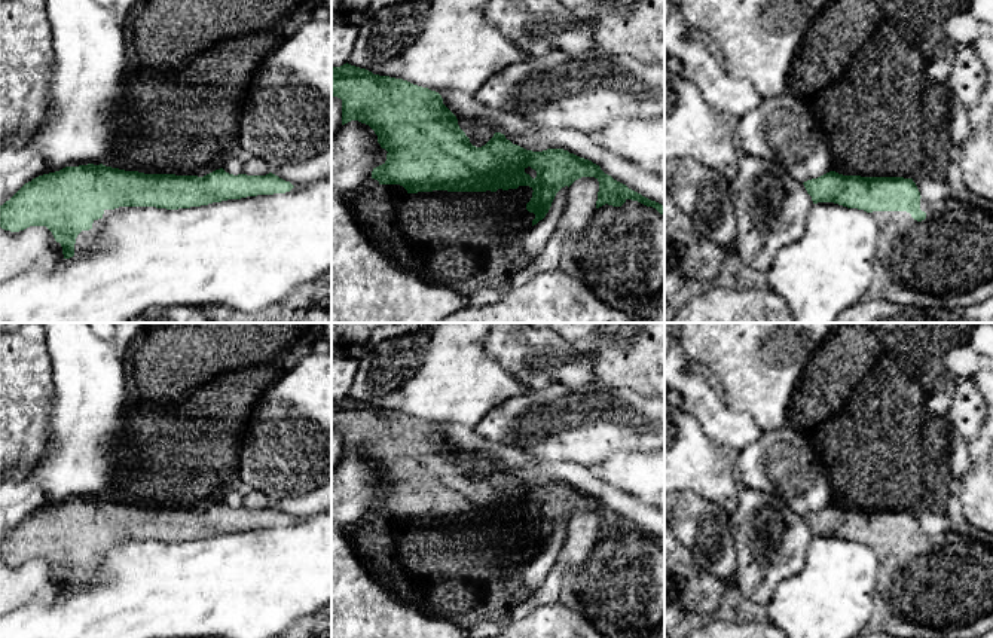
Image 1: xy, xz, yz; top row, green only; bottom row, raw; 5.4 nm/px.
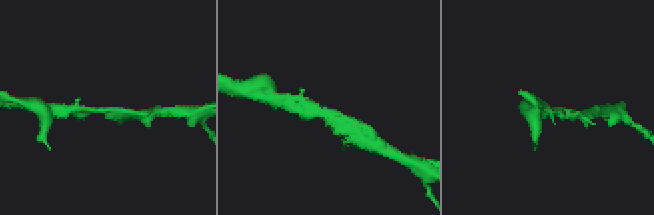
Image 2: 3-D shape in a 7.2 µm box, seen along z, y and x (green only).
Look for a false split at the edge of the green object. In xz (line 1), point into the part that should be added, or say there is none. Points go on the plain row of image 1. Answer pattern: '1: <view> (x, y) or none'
1: none

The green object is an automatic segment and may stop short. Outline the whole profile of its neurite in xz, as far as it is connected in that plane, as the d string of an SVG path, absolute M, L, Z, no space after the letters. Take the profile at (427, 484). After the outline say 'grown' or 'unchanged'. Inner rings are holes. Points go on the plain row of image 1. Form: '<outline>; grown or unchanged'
M351 397L331 400L331 430L342 433L342 458L358 454L369 458L385 482L386 494L373 501L372 512L379 518L400 518L407 526L447 525L496 525L529 519L532 525L526 543L535 547L532 559L546 550L556 526L581 510L599 515L596 541L608 537L621 540L627 532L656 541L664 549L664 540L605 507L599 498L563 482L543 485L526 483L513 477L504 467L495 465L482 480L470 476L459 461L456 449L443 437L439 425L413 418L403 412L373 407Z; unchanged

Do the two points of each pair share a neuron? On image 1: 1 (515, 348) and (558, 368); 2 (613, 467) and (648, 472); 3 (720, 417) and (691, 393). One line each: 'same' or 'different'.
1: same
2: same
3: same

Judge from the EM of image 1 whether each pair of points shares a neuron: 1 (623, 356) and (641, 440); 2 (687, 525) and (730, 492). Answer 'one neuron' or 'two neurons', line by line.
1: two neurons
2: two neurons

